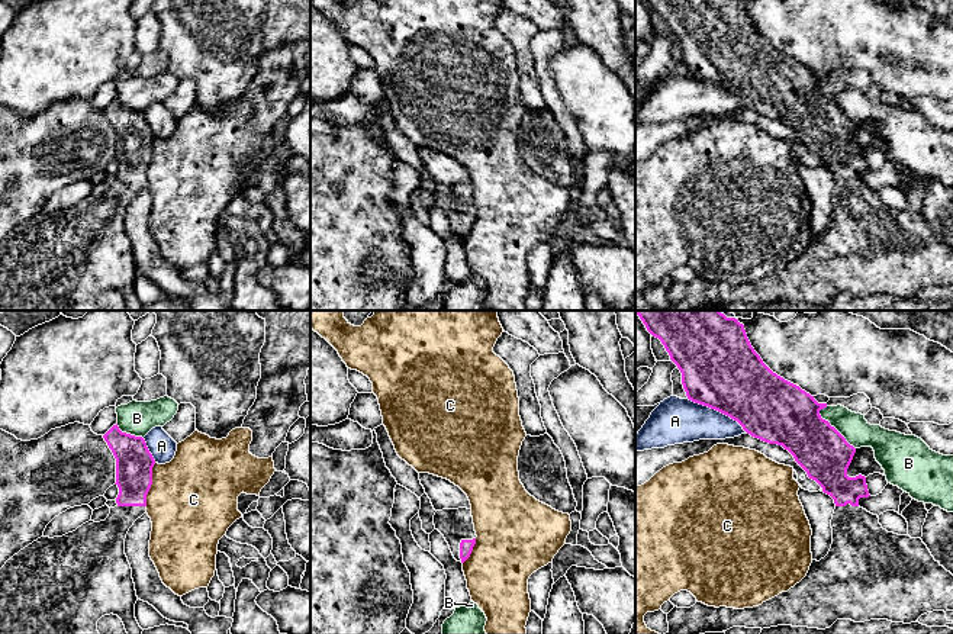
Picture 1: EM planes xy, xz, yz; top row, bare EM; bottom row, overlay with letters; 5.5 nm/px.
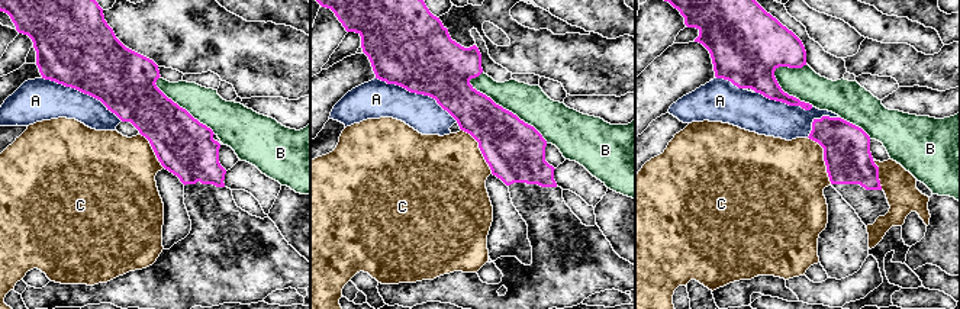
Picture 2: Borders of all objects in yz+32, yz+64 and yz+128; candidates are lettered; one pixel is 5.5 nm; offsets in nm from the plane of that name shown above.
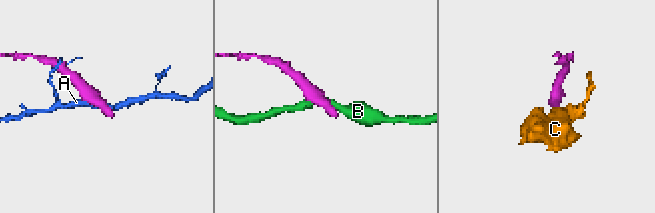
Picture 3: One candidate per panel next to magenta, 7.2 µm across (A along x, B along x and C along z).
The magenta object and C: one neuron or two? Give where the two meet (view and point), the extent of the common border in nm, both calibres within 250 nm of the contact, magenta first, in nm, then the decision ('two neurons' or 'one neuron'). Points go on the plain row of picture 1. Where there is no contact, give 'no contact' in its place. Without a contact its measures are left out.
contact xy (151, 158); length 240 nm; calibres 200 and 500 nm; two neurons

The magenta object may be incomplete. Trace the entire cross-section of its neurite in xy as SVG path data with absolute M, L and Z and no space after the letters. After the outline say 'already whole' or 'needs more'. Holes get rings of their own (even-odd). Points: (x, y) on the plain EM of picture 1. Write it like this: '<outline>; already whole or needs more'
M113 100L104 116L116 133L116 181L104 196L88 196L62 212L41 212L0 244L0 310L100 310L97 296L117 290L128 310L142 310L135 293L138 276L125 213L133 197L147 189L155 135L142 112Z; needs more

